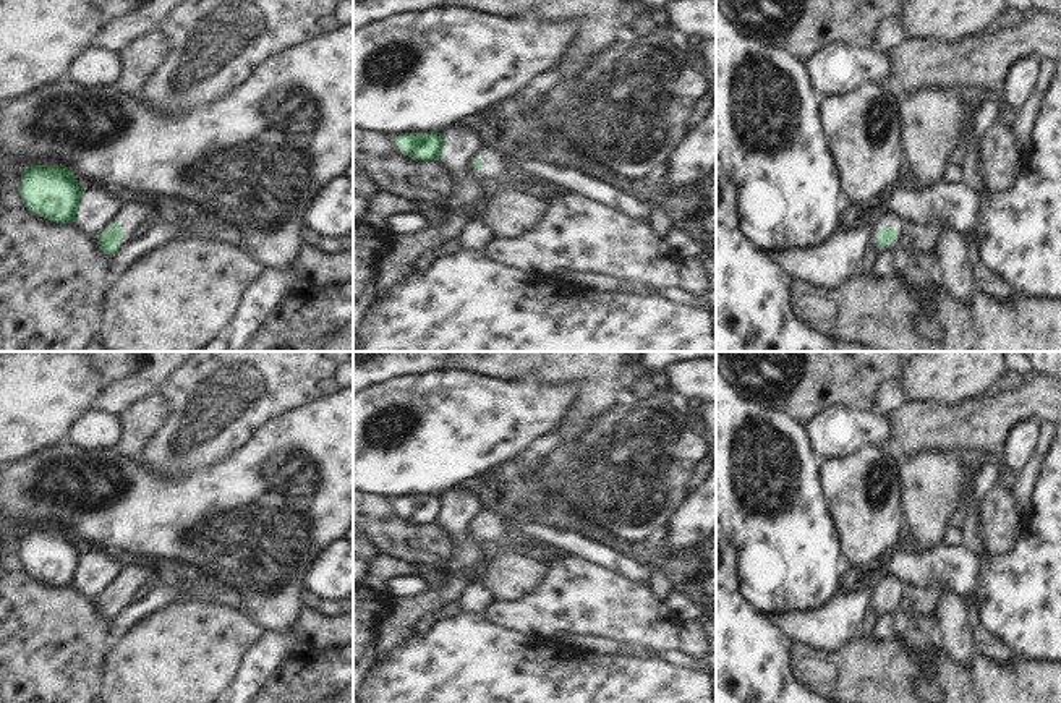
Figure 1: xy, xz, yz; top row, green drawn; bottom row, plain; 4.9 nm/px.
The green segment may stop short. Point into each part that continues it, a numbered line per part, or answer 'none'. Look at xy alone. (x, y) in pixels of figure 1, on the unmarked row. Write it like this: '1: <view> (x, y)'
1: xy (133, 577)

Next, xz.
1: xz (507, 535)

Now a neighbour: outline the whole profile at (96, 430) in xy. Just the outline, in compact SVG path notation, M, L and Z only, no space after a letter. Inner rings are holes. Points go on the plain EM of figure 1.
M89 410L70 431L70 436L83 447L92 450L115 449L125 434L125 421L120 413Z

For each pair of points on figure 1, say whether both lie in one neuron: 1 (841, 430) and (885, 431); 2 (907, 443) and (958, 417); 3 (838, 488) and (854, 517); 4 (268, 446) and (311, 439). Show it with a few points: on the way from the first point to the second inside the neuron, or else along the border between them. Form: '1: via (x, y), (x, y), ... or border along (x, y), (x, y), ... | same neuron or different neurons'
1: via (852, 430), (873, 430) | same neuron
2: via (920, 430), (945, 428) | same neuron
3: via (844, 494), (854, 504), (854, 511) | same neuron
4: via (279, 446), (300, 443) | same neuron

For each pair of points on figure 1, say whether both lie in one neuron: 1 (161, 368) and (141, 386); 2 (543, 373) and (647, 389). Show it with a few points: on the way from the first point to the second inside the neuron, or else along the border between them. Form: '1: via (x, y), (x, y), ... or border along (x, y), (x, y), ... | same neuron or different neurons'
1: via (156, 371), (146, 381) | same neuron
2: border along (639, 383), (609, 415) | different neurons

